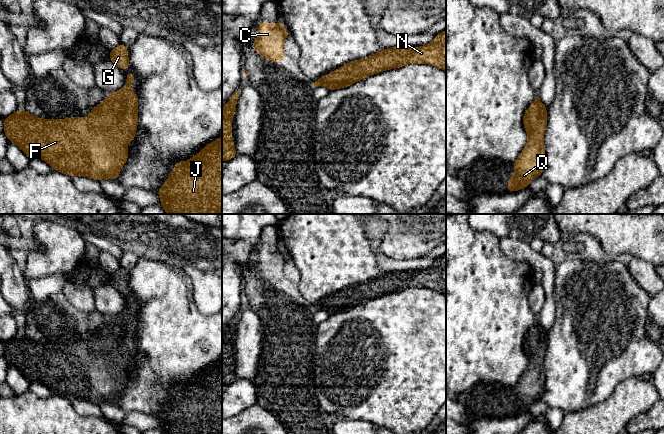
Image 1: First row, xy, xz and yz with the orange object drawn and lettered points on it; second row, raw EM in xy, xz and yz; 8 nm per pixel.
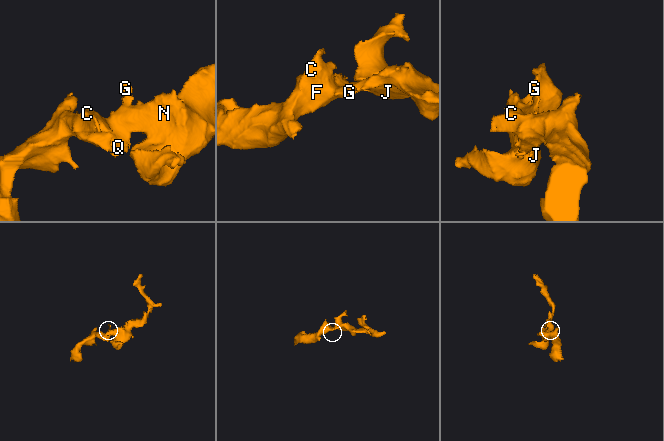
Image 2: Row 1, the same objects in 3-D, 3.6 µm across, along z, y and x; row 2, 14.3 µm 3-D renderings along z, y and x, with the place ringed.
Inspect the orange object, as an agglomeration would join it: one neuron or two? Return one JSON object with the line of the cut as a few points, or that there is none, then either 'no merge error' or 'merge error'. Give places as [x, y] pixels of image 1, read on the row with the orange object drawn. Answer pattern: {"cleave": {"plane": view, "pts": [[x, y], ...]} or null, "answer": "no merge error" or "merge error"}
{"cleave": null, "answer": "no merge error"}

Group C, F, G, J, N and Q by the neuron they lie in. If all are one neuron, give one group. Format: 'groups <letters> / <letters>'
groups C F G J N Q

